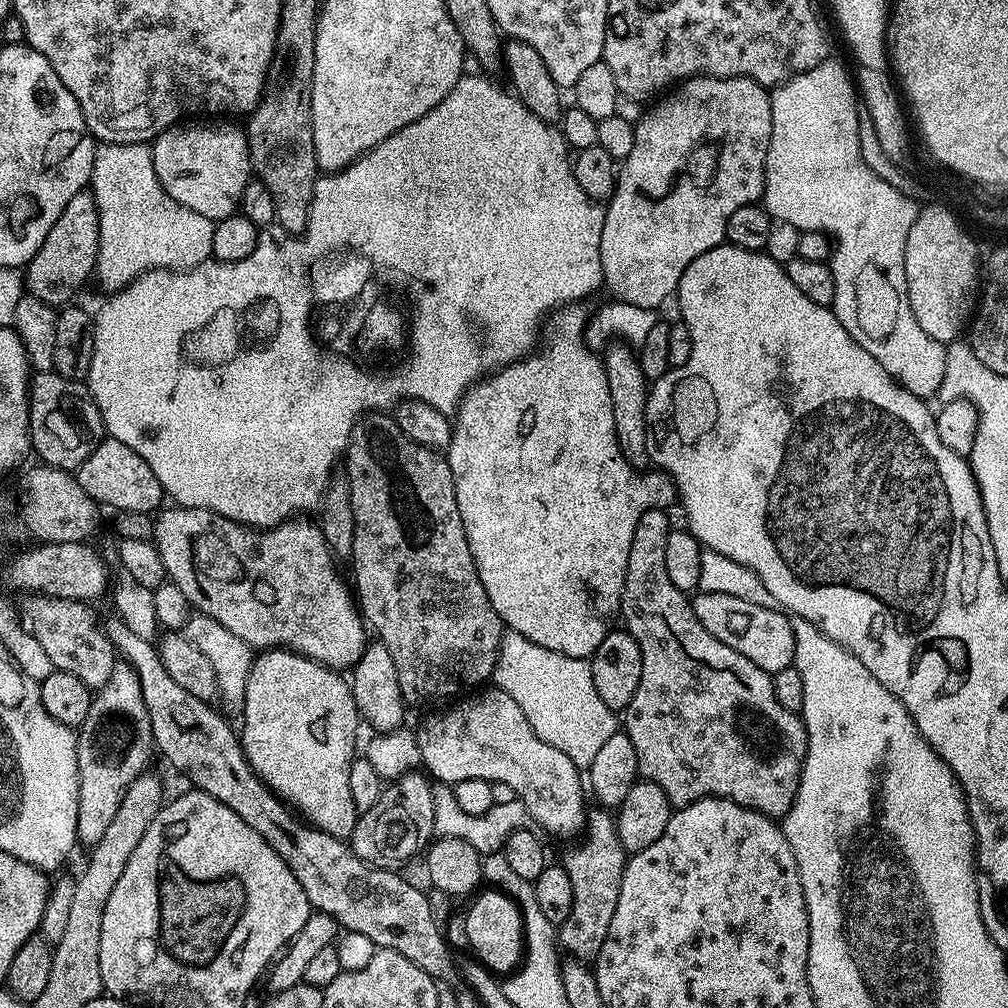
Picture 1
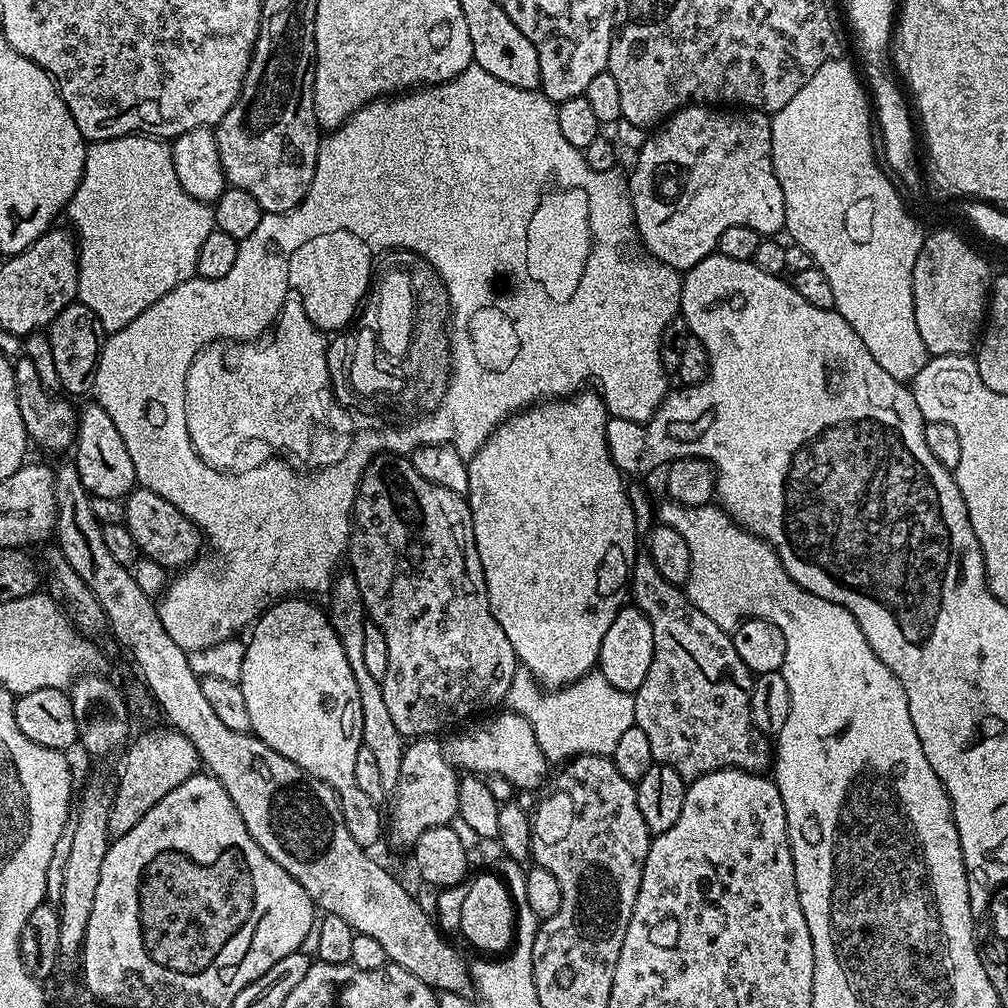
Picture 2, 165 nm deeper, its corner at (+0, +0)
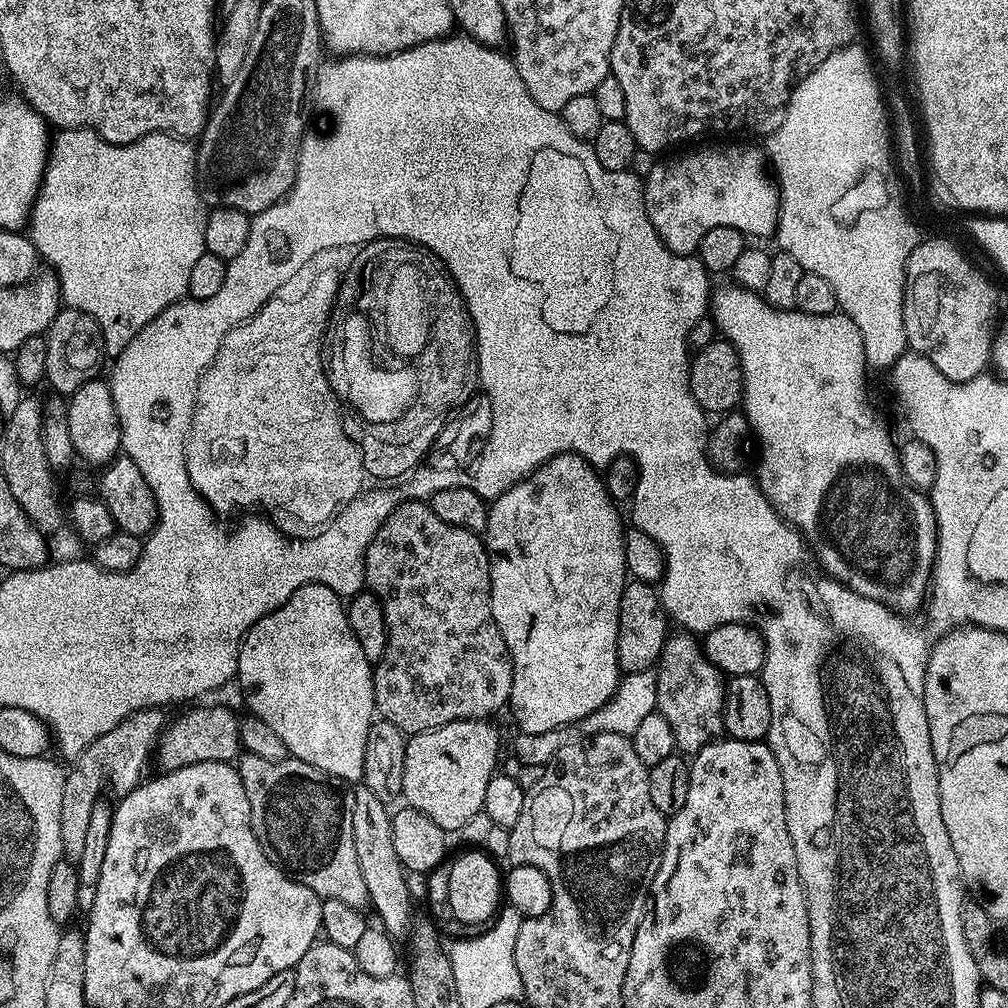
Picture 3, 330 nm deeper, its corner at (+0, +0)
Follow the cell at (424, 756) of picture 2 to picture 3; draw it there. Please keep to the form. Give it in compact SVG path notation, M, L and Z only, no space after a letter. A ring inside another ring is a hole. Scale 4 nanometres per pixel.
M491 719L455 720L441 728L407 737L406 766L402 774L403 799L407 807L434 818L434 822L438 822L445 833L459 833L460 828L474 818L474 814L484 811L486 786L490 786L490 778L497 775L496 759L500 756L500 732L492 723Z

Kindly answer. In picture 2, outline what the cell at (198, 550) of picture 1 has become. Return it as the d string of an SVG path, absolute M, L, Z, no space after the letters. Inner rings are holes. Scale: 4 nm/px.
M135 487L124 500L124 523L134 534L137 549L147 559L158 562L163 568L180 570L193 563L201 555L202 533L186 514L182 514L166 498L154 494L148 488Z

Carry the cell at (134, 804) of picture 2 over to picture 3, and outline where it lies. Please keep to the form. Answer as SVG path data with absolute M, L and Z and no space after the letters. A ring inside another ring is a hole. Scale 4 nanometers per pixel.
M212 704L209 708L196 708L200 706L192 706L189 712L184 712L180 717L177 718L176 721L169 723L167 727L165 727L164 731L160 734L160 741L156 744L154 749L154 760L155 763L160 763L159 766L165 772L173 772L174 770L178 770L182 766L186 766L187 764L197 764L198 762L222 762L223 764L235 761L237 759L238 753L241 751L242 745L240 742L240 720L238 716L235 716L234 713L231 712L228 708L223 708L220 704Z

